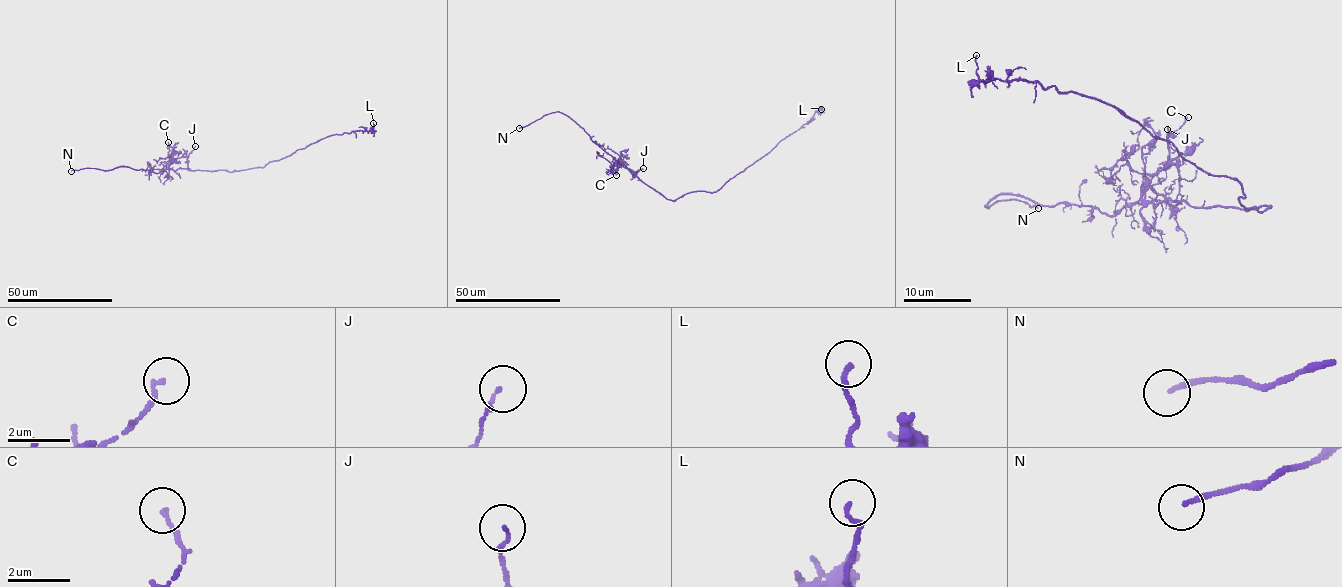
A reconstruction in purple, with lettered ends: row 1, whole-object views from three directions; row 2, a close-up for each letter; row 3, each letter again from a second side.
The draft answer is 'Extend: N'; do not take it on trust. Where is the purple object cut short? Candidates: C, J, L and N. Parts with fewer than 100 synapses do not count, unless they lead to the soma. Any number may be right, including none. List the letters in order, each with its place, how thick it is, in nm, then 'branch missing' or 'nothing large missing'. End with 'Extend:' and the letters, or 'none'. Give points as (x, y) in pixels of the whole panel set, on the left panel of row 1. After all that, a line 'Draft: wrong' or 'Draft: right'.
C: place (168, 142); calibre 120 nm; nothing large missing
J: place (195, 146); calibre 110 nm; nothing large missing
L: place (373, 123); calibre 160 nm; nothing large missing
N: place (71, 171); calibre 150 nm; branch missing
Extend: N
Draft: right

